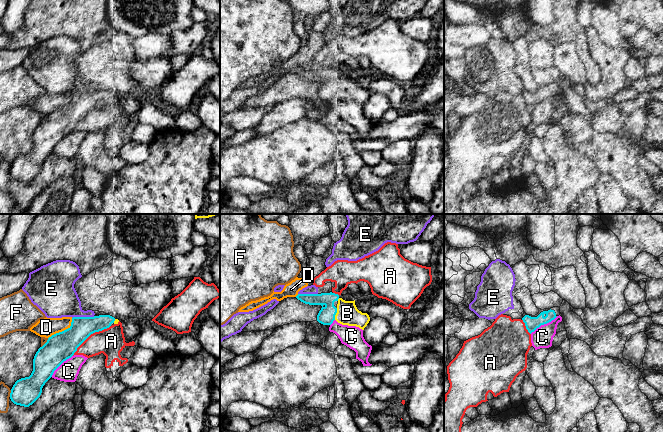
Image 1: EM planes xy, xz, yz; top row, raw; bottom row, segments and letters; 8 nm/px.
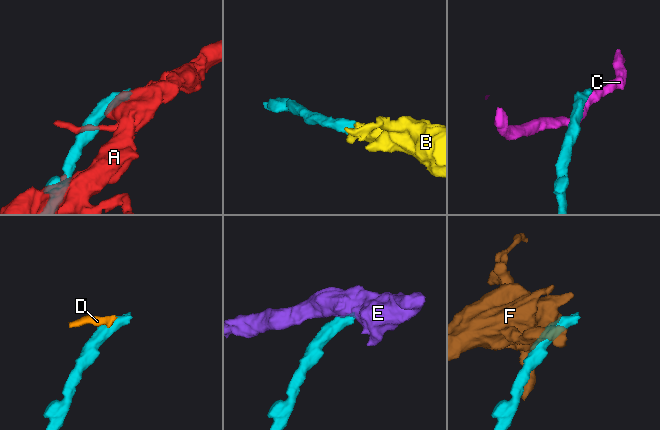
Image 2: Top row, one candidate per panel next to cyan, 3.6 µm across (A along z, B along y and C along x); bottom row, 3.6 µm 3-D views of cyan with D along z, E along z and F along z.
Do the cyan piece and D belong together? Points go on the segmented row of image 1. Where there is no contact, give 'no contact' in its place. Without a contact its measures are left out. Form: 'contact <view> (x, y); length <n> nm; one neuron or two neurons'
contact xy (62, 331); length 260 nm; two neurons

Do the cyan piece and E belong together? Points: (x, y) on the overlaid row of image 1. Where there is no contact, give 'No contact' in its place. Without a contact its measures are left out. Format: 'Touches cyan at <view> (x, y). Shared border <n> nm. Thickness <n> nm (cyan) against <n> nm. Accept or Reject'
Touches cyan at xy (83, 317). Shared border 180 nm. Thickness 190 nm (cyan) against 300 nm. Reject

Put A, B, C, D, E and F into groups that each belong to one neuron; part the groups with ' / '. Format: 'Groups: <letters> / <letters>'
Groups: A / B / C / D / E / F

